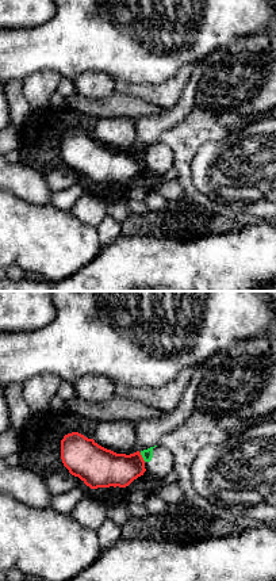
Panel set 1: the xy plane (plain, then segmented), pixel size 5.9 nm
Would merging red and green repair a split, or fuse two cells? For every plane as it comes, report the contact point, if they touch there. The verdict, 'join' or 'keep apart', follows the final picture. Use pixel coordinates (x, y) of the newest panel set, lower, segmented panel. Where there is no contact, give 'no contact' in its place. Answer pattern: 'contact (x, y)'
contact (141, 457)

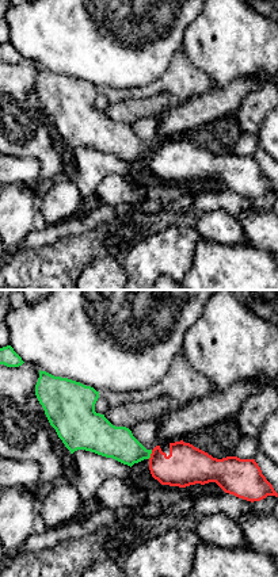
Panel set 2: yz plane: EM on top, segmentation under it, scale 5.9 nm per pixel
contact (151, 454)

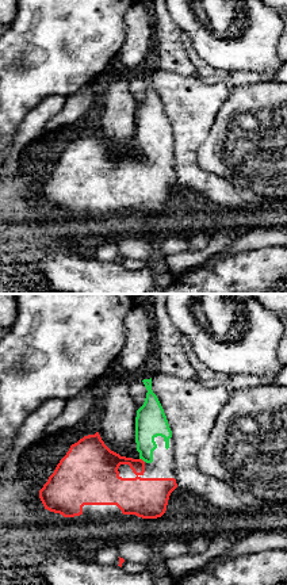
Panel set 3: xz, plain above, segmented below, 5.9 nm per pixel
contact (142, 461)

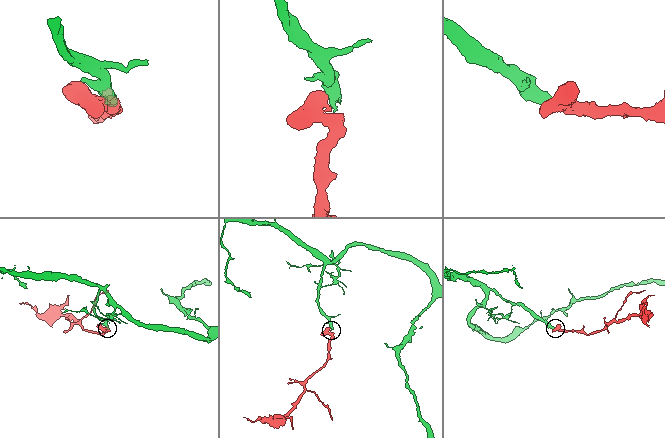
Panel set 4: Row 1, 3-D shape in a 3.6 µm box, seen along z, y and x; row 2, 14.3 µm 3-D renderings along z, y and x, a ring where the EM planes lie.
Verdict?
join

